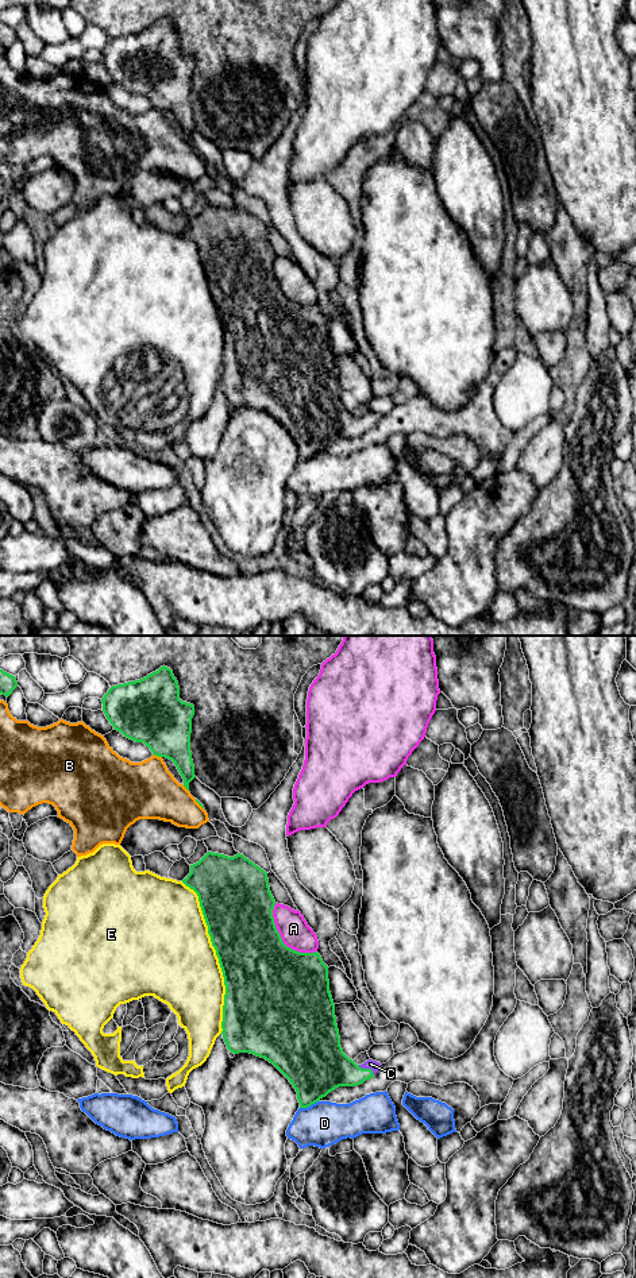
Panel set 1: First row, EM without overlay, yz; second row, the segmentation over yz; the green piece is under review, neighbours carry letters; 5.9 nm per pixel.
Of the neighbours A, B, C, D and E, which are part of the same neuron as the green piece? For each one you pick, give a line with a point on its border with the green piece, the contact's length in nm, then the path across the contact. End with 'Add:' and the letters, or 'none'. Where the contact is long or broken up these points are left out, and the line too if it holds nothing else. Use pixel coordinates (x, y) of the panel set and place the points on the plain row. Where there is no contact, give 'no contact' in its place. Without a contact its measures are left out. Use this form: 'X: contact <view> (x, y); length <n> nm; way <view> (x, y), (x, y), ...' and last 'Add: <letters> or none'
C: contact yz (367, 421); length 110 nm; way yz (326, 419), (338, 423), (367, 421), (370, 416)
Add: C

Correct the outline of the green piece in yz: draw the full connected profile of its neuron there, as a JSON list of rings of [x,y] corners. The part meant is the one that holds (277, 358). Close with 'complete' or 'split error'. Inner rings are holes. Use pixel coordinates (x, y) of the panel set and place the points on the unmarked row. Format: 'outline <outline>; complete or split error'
outline [[[208,204],[198,215],[190,217],[190,225],[182,235],[198,248],[223,324],[226,347],[221,386],[227,401],[234,406],[250,405],[273,416],[296,441],[300,460],[311,459],[339,439],[356,439],[373,430],[381,416],[369,412],[356,417],[340,398],[328,318],[317,304],[300,305],[282,294],[273,270],[275,252],[270,244],[267,225],[240,205],[228,209]]]; split error

